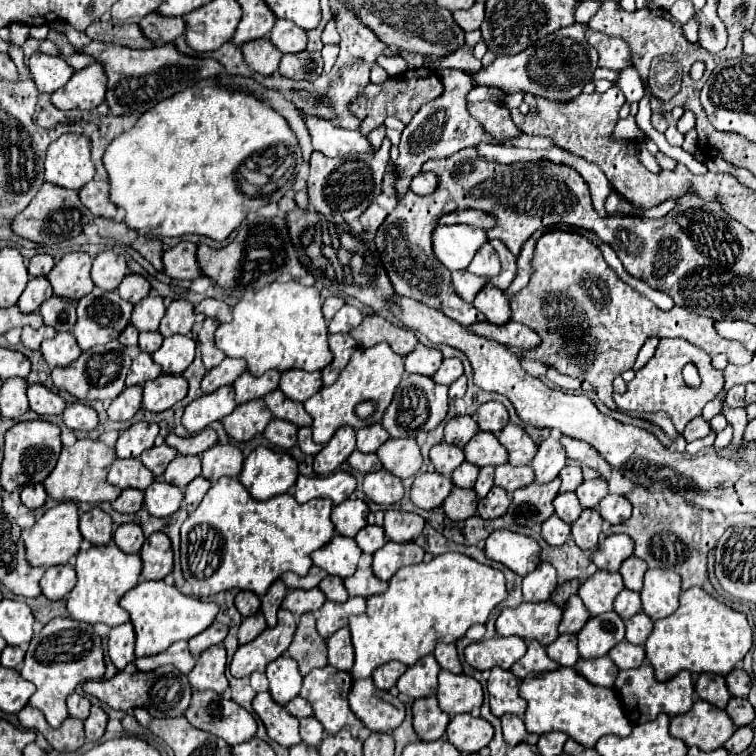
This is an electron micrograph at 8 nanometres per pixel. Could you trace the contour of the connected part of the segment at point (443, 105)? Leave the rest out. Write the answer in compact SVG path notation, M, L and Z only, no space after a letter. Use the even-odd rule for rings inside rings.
M441 69L439 77L443 83L441 97L425 103L401 133L401 143L399 143L401 153L399 153L399 159L395 161L395 167L399 171L399 179L397 179L399 199L405 195L405 191L409 189L409 181L413 179L413 175L417 175L421 171L421 165L425 161L449 157L455 151L465 149L465 147L473 147L479 141L503 143L503 145L513 145L513 147L529 147L529 149L545 149L554 146L551 139L537 137L537 135L523 135L523 137L515 137L511 141L491 139L465 109L465 95L471 91L471 75L467 71L461 71L461 69Z

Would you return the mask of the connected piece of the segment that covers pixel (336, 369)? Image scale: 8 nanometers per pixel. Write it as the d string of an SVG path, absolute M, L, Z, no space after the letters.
M337 333L337 335L329 335L329 347L331 347L335 359L327 369L321 371L323 385L331 385L333 381L337 381L339 373L345 369L353 351L357 349L357 343L353 341L353 337L349 333Z

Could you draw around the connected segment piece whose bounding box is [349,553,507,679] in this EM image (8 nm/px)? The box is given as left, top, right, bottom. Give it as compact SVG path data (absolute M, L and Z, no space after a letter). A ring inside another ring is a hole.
M443 553L431 563L401 567L383 595L367 599L367 611L349 619L355 645L351 675L371 677L373 669L387 661L413 665L431 653L439 641L453 643L475 623L485 623L489 611L507 599L505 577L499 569L483 565L461 553Z

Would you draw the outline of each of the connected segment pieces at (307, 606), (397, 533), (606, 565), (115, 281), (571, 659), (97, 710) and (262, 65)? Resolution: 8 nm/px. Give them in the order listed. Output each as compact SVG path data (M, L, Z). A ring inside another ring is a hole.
M313 587L313 589L289 589L281 607L289 609L295 615L303 615L303 613L321 609L323 603L325 603L325 595L317 587Z
M387 509L385 511L385 535L389 541L395 543L405 543L405 541L415 541L423 529L425 519L417 513L407 513L399 509Z
M609 535L597 547L597 551L593 553L591 561L599 569L615 573L615 571L619 571L621 563L633 555L633 549L635 549L635 543L631 541L629 535Z
M103 251L95 257L91 279L97 287L105 291L115 291L125 275L127 275L127 261L123 255L117 255L113 251Z
M559 635L557 641L547 645L547 655L559 665L573 667L579 661L577 653L577 635Z
M91 707L91 715L85 719L85 735L89 741L99 741L105 733L107 715L101 707Z
M267 37L243 43L241 51L243 51L247 65L261 75L273 75L279 67L281 51Z

